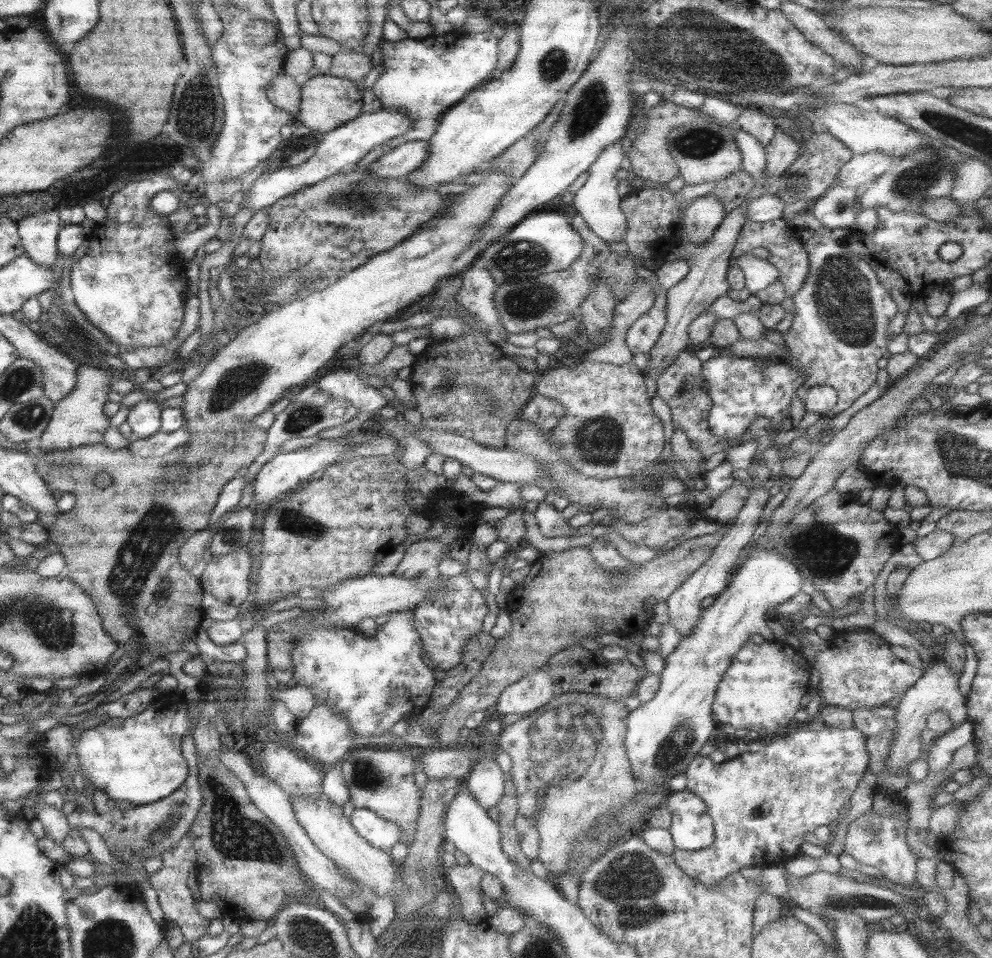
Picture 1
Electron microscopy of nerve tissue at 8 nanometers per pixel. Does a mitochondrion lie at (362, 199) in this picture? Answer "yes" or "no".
yes

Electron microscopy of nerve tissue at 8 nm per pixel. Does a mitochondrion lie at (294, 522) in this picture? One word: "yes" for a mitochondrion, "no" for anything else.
yes

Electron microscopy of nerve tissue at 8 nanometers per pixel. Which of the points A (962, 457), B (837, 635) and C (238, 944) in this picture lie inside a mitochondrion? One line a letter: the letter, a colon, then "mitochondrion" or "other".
A: mitochondrion
B: other
C: other

